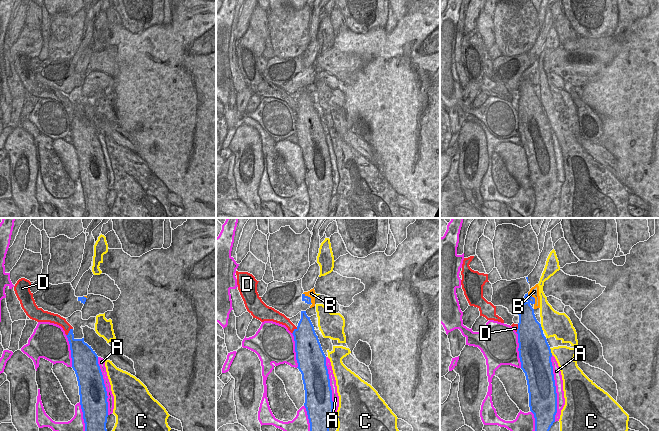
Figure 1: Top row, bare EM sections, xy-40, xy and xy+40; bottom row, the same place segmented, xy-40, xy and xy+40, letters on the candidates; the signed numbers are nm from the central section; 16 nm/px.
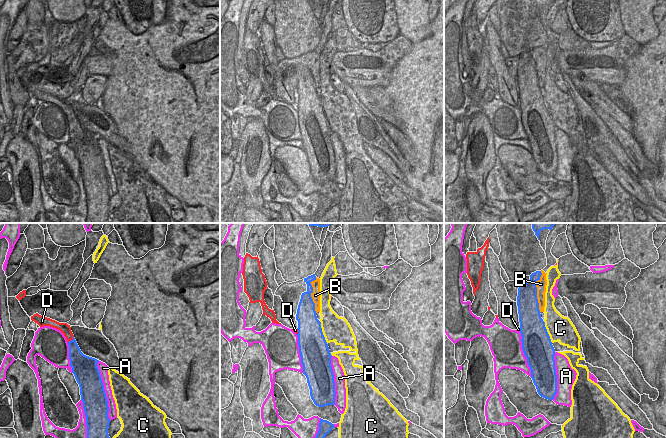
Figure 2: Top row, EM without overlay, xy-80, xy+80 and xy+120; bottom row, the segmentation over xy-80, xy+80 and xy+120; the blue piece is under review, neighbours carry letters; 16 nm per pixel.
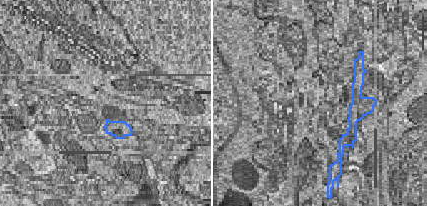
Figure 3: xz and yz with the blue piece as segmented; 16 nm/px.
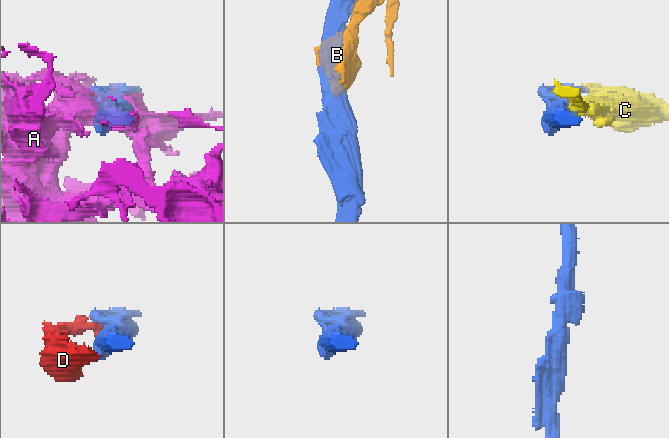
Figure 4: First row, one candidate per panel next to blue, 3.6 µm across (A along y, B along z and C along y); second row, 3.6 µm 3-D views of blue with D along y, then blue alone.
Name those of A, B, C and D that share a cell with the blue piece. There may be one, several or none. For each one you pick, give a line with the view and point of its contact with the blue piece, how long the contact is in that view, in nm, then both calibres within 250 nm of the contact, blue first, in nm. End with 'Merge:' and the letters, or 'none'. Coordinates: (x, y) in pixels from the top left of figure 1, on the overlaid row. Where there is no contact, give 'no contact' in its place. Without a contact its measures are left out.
Merge: none

